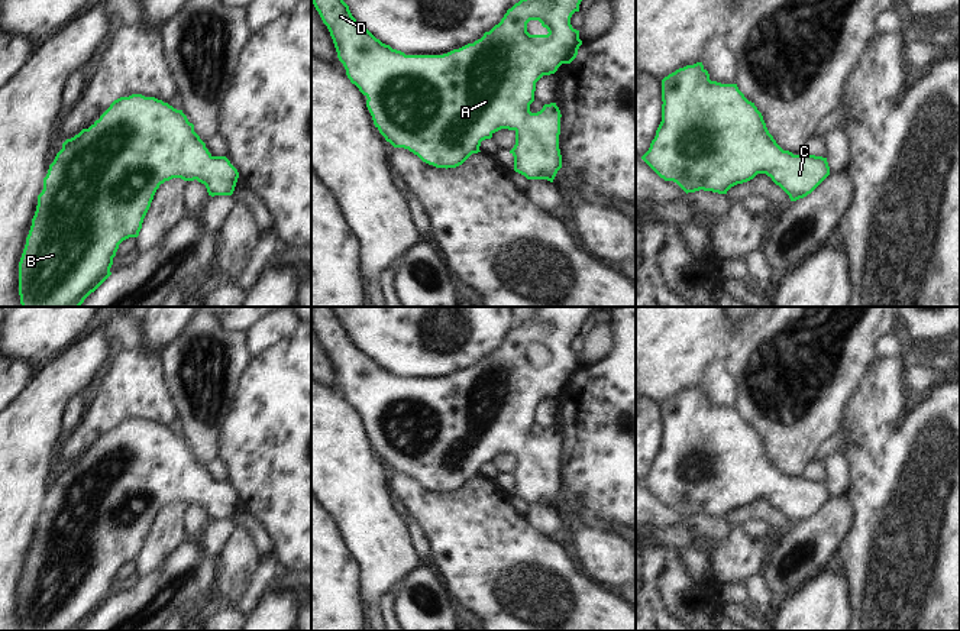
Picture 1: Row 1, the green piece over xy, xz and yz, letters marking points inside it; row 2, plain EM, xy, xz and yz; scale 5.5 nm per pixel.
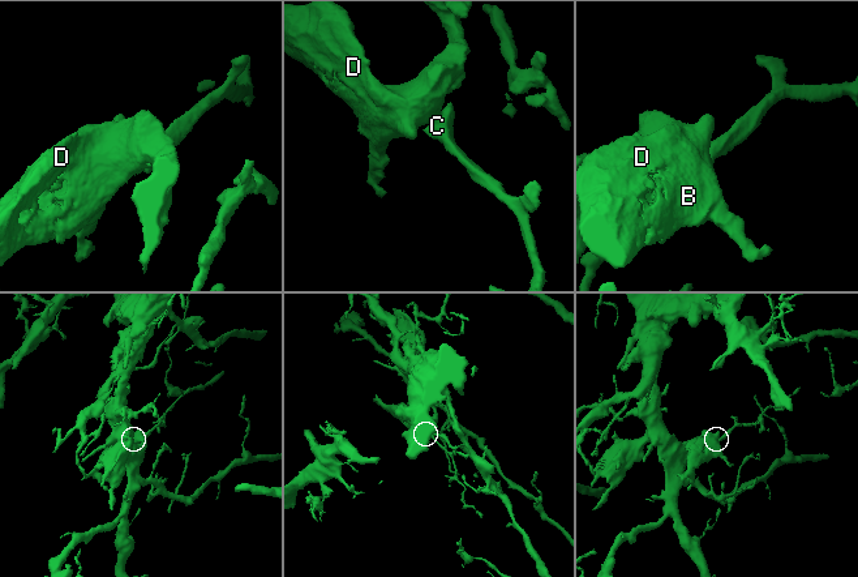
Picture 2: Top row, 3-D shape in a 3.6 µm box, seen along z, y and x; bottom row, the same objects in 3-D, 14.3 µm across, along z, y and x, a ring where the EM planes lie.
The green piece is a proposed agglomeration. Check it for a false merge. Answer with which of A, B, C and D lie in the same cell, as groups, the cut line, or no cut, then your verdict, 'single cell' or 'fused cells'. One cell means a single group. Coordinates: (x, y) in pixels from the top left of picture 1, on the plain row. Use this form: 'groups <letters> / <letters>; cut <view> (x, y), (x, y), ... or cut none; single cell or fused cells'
groups A B C D; cut none; single cell

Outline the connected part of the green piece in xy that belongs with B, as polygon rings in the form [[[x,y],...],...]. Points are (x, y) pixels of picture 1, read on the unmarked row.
[[[132,418],[114,424],[88,453],[67,463],[43,502],[43,514],[19,586],[22,631],[80,631],[110,599],[119,569],[138,562],[161,508],[172,502],[204,508],[209,520],[232,520],[239,502],[226,480],[213,480],[182,434],[155,421]]]

